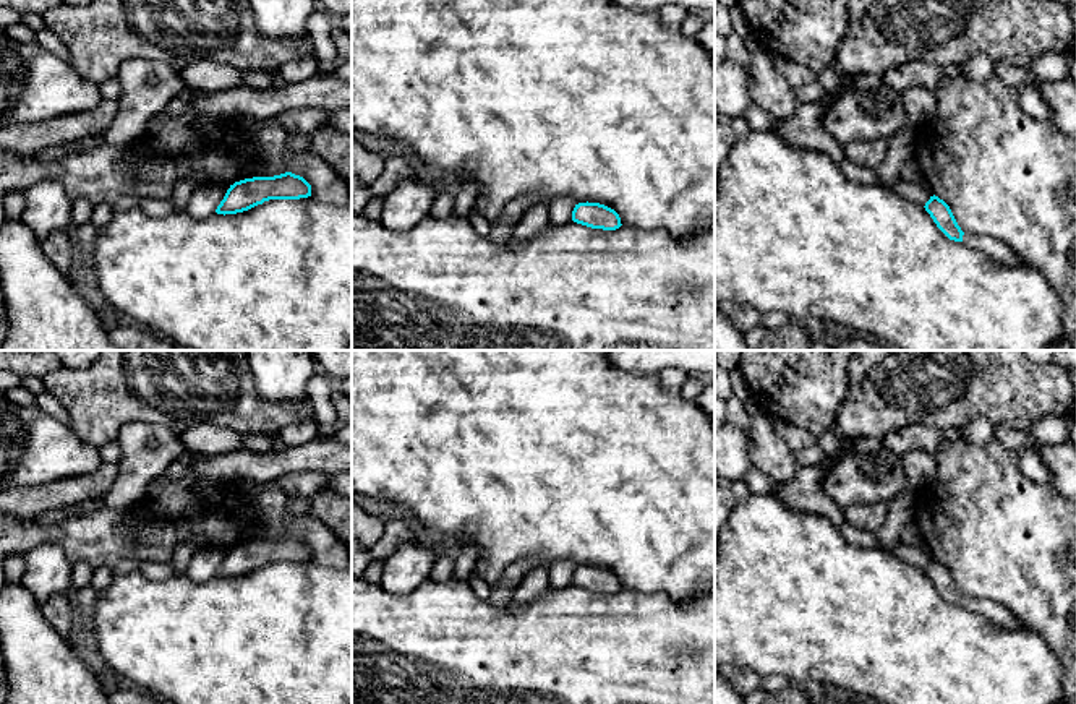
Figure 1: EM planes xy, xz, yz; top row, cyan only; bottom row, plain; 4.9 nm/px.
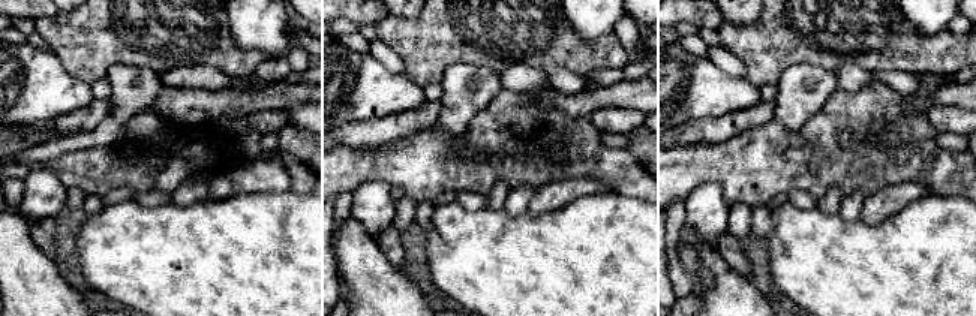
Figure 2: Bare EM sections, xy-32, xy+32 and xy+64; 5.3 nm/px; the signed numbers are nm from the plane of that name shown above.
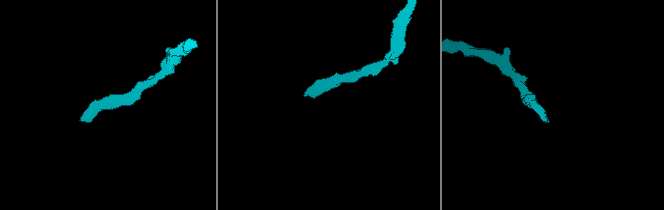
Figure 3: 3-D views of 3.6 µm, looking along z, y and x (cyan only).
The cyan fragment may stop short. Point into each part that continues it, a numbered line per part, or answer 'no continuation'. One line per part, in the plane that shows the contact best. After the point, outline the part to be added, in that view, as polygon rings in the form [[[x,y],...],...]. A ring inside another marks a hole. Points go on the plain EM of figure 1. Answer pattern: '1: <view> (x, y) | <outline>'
1: yz (997, 613) | [[[964,597],[963,605],[971,612],[985,616],[993,625],[1003,629],[1011,631],[1024,629],[1023,623],[1006,607],[995,603],[992,600]]]

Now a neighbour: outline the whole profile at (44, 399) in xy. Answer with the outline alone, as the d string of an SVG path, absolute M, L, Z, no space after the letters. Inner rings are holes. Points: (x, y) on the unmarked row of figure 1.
M44 391L41 394L36 394L36 406L53 415L57 420L70 425L70 415L49 393Z

